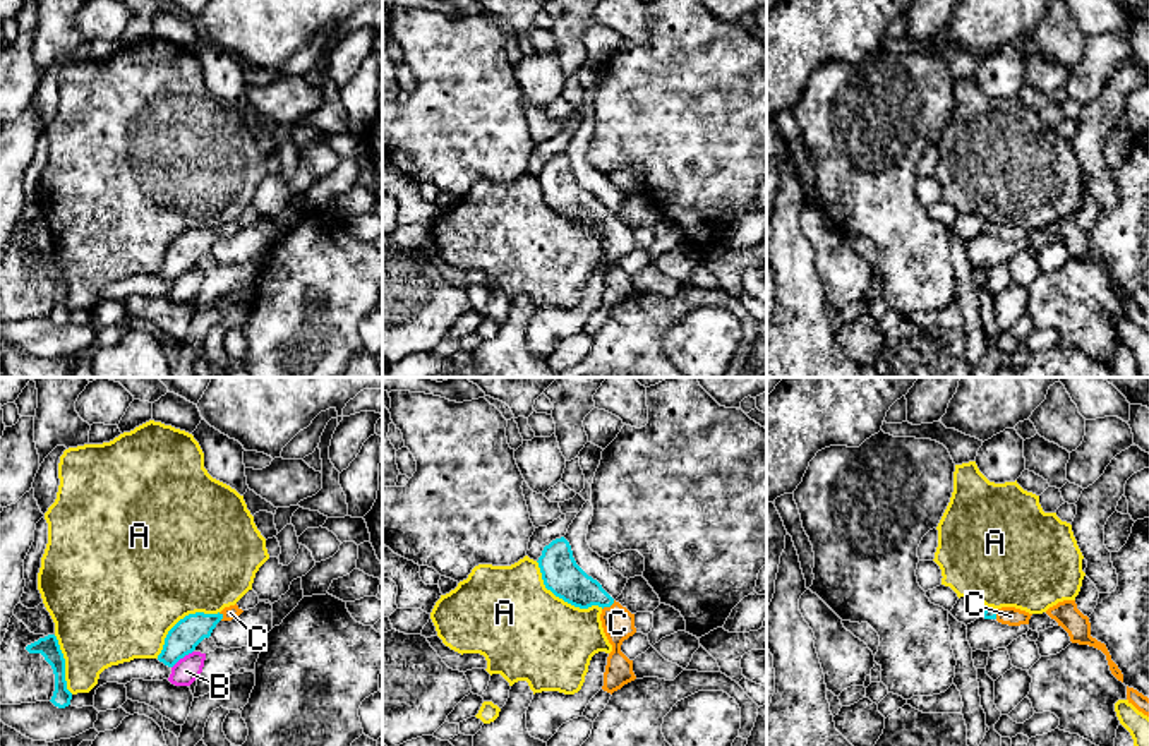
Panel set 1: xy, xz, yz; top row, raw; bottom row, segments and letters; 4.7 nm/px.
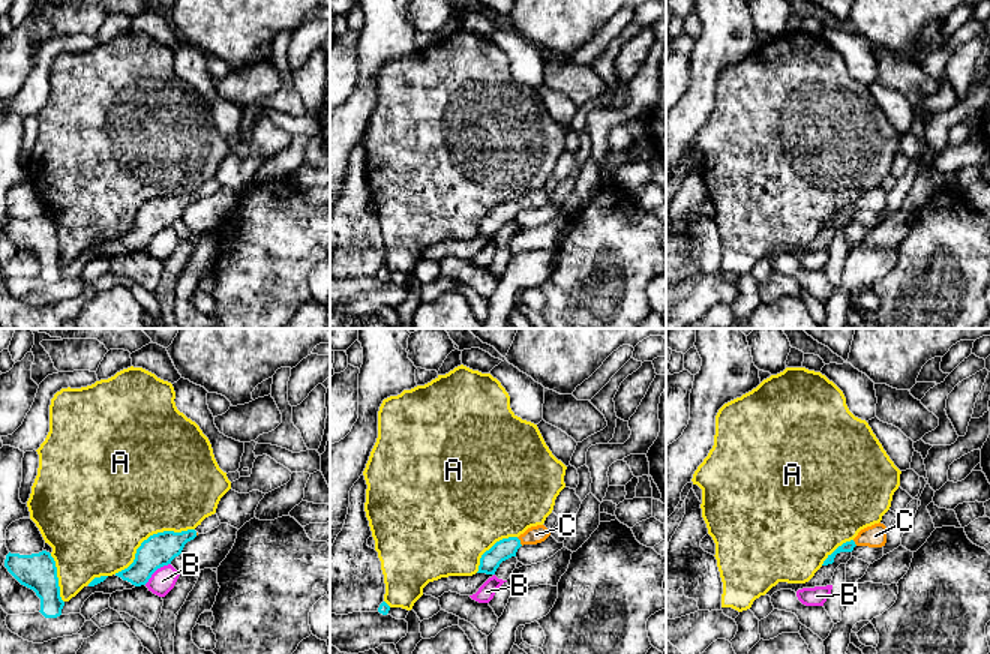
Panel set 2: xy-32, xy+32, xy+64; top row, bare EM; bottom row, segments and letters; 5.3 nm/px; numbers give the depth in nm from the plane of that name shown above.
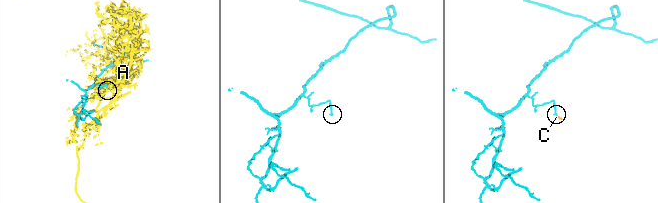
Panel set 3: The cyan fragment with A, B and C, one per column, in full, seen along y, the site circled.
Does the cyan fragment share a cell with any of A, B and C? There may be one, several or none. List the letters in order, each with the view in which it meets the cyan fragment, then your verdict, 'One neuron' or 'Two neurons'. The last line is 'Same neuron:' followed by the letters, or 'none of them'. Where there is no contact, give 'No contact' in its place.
A: Touches cyan in xz. Two neurons
B: Touches cyan in xy. Two neurons
C: Touches cyan in xz. One neuron
Same neuron: C

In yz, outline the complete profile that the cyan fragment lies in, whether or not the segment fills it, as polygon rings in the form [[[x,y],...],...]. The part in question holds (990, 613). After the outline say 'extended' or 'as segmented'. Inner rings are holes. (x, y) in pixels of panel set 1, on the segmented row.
[[[986,607],[981,617],[996,619],[998,623],[1008,626],[1020,626],[1029,624],[1031,616],[1032,614],[1015,607],[1002,607],[1002,609]]]; extended

